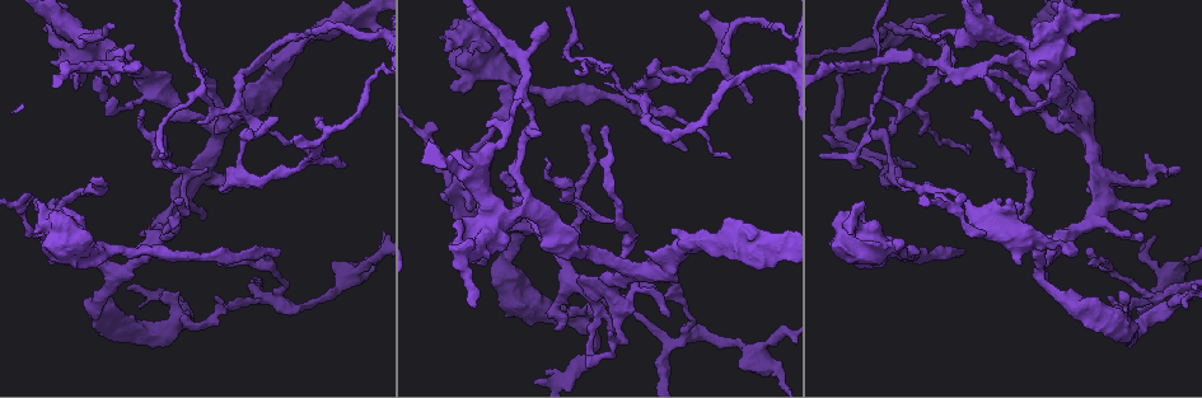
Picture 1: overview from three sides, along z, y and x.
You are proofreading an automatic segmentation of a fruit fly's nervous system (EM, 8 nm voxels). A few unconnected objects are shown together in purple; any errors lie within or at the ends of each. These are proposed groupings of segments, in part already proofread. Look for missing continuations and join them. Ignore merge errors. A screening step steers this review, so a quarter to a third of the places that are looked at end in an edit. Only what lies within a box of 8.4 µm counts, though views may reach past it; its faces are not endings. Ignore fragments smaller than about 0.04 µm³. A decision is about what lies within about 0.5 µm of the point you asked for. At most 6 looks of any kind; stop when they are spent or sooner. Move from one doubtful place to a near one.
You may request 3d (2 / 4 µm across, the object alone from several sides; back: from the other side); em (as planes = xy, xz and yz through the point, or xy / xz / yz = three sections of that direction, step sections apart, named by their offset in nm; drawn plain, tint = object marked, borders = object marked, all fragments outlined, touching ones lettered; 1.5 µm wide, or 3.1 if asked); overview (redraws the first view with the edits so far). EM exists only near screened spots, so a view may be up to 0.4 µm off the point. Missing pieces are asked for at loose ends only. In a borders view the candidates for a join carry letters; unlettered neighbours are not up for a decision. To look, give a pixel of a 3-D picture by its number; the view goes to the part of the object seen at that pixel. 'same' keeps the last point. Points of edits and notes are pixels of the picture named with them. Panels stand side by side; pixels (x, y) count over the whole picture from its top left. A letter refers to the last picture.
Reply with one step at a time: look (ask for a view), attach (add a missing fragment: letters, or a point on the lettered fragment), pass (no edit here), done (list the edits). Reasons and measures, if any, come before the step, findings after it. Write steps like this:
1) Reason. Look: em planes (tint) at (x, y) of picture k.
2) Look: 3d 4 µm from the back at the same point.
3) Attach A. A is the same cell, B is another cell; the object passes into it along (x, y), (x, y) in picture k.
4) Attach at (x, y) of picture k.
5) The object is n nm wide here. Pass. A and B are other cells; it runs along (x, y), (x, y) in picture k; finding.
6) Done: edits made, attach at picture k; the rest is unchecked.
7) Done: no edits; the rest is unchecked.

Look: em planes (borders) at (450, 84) of picture 1.

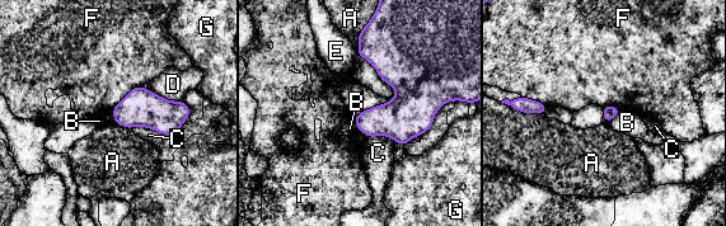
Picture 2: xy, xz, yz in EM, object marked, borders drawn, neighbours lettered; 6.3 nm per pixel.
Pass. A, B, C, D, E, F and G are other cells; a border runs along (354, 121), (368, 136) in picture 2; no lettered fragment goes on from it.

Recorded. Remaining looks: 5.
An open end. Look: em planes (borders) at (521, 98) of picture 1.

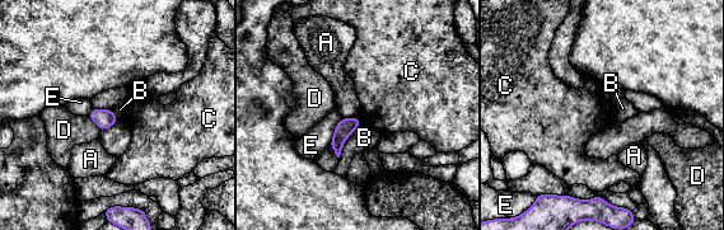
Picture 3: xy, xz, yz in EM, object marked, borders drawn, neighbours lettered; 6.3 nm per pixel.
The object is 110 nm wide here. Pass. A, B, C, D and E are other cells; a border runs along (358, 116), (342, 118) in picture 3; no lettered fragment goes on from it.

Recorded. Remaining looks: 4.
An open end. Look: 3d 4 µm at (140, 71) of picture 1.

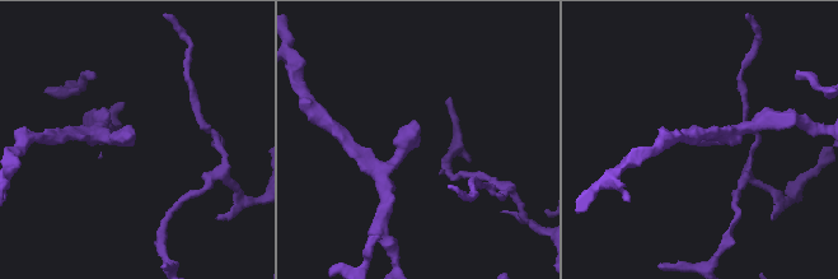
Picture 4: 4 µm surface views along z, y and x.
Look: em planes (plain) at (129, 140) of picture 4.

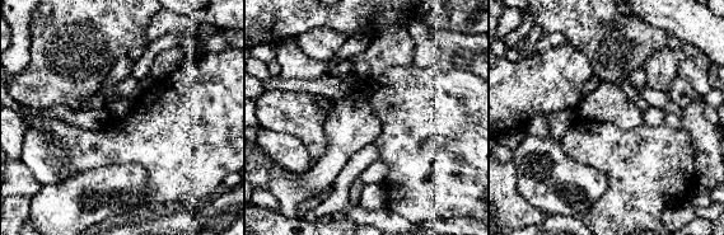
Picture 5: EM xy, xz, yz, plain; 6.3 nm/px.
See the neighbours. Look: em planes (borders) at the same point.

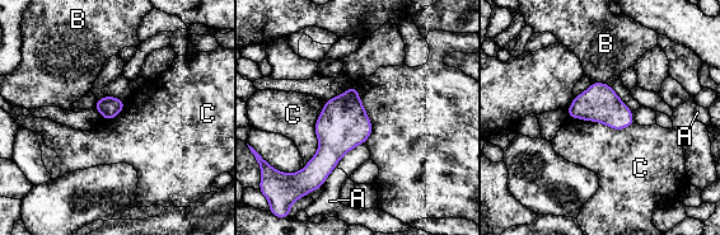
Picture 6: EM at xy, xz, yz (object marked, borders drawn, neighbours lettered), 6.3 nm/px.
Pass. A, B and C are other cells; none of them fits.

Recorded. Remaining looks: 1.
Done: no edits; the rest is unchecked.

